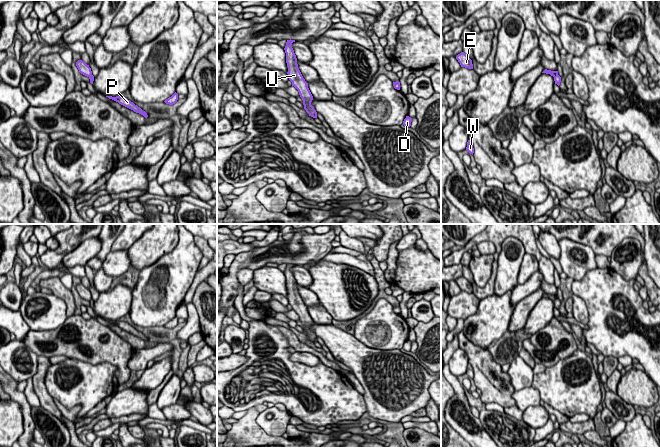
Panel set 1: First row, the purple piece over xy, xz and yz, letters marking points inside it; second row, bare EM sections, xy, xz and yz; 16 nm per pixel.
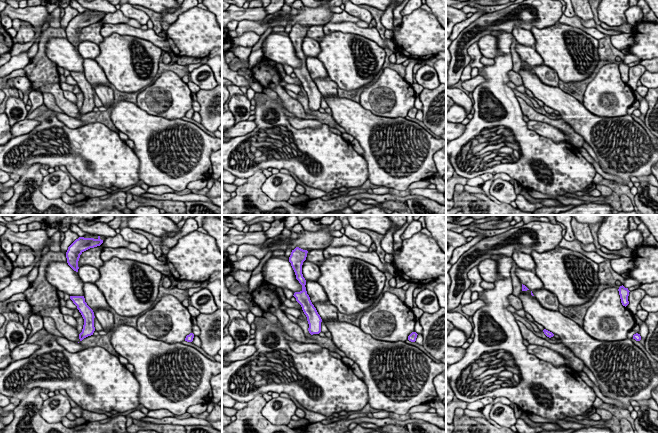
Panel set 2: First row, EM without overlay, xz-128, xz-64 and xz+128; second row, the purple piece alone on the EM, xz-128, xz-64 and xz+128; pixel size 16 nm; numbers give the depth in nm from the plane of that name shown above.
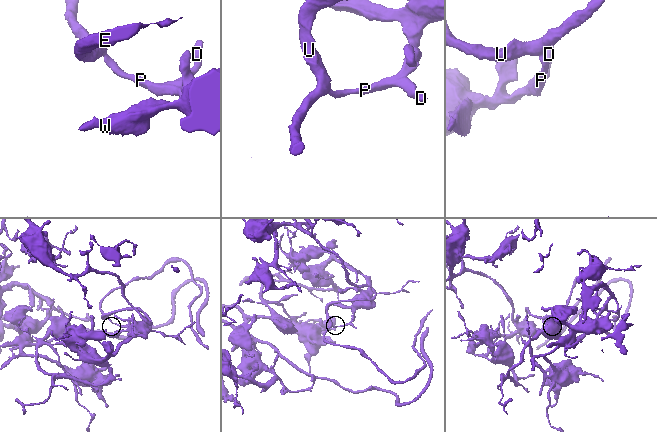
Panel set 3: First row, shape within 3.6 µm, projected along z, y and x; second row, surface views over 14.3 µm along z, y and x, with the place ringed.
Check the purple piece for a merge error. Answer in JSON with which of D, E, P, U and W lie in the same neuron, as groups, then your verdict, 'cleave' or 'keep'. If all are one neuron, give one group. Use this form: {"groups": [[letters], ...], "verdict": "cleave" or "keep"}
{"groups": [["D", "E", "P", "U", "W"]], "verdict": "keep"}

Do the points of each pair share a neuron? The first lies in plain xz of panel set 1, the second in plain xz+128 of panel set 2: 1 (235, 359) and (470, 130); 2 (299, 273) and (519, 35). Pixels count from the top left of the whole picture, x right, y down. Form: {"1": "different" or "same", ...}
{"1": "different", "2": "same"}

